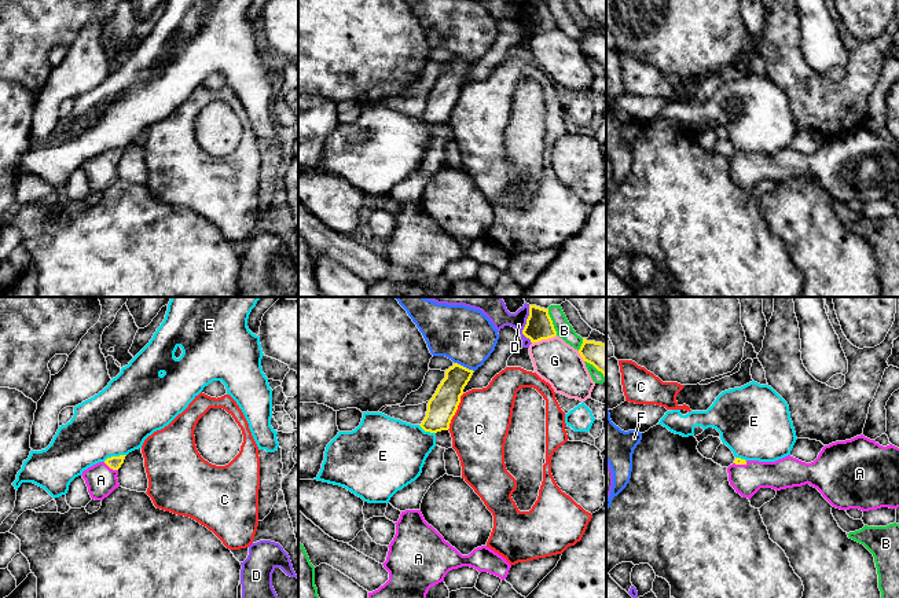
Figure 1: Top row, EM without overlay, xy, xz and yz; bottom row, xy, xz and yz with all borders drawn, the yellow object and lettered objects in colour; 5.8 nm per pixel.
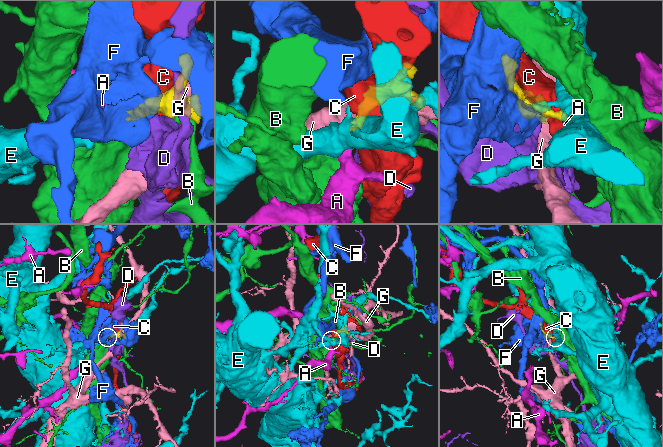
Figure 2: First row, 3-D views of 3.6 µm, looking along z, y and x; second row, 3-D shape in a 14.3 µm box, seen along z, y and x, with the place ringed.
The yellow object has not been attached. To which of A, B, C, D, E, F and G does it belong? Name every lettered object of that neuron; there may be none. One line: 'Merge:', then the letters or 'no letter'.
Merge: A

